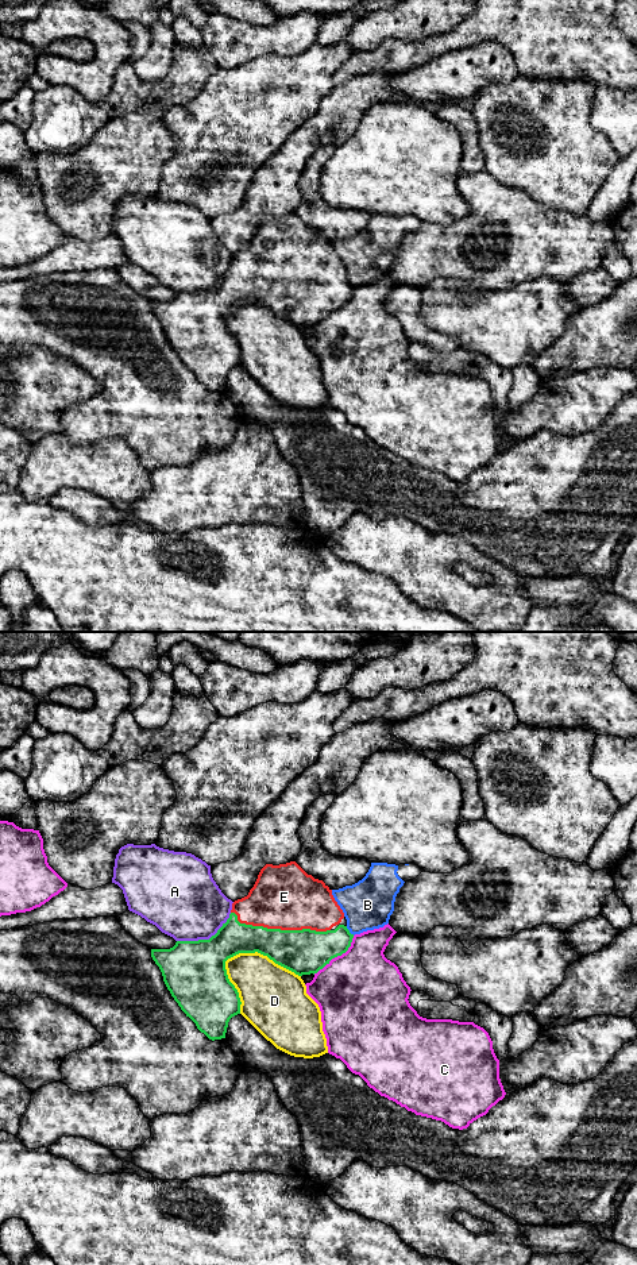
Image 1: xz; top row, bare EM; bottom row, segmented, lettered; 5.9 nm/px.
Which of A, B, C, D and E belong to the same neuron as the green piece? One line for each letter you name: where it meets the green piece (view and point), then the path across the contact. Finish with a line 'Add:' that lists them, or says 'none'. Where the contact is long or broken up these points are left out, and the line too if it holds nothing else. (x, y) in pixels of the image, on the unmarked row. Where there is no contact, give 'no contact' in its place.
E: xz (280, 281)
Add: E

